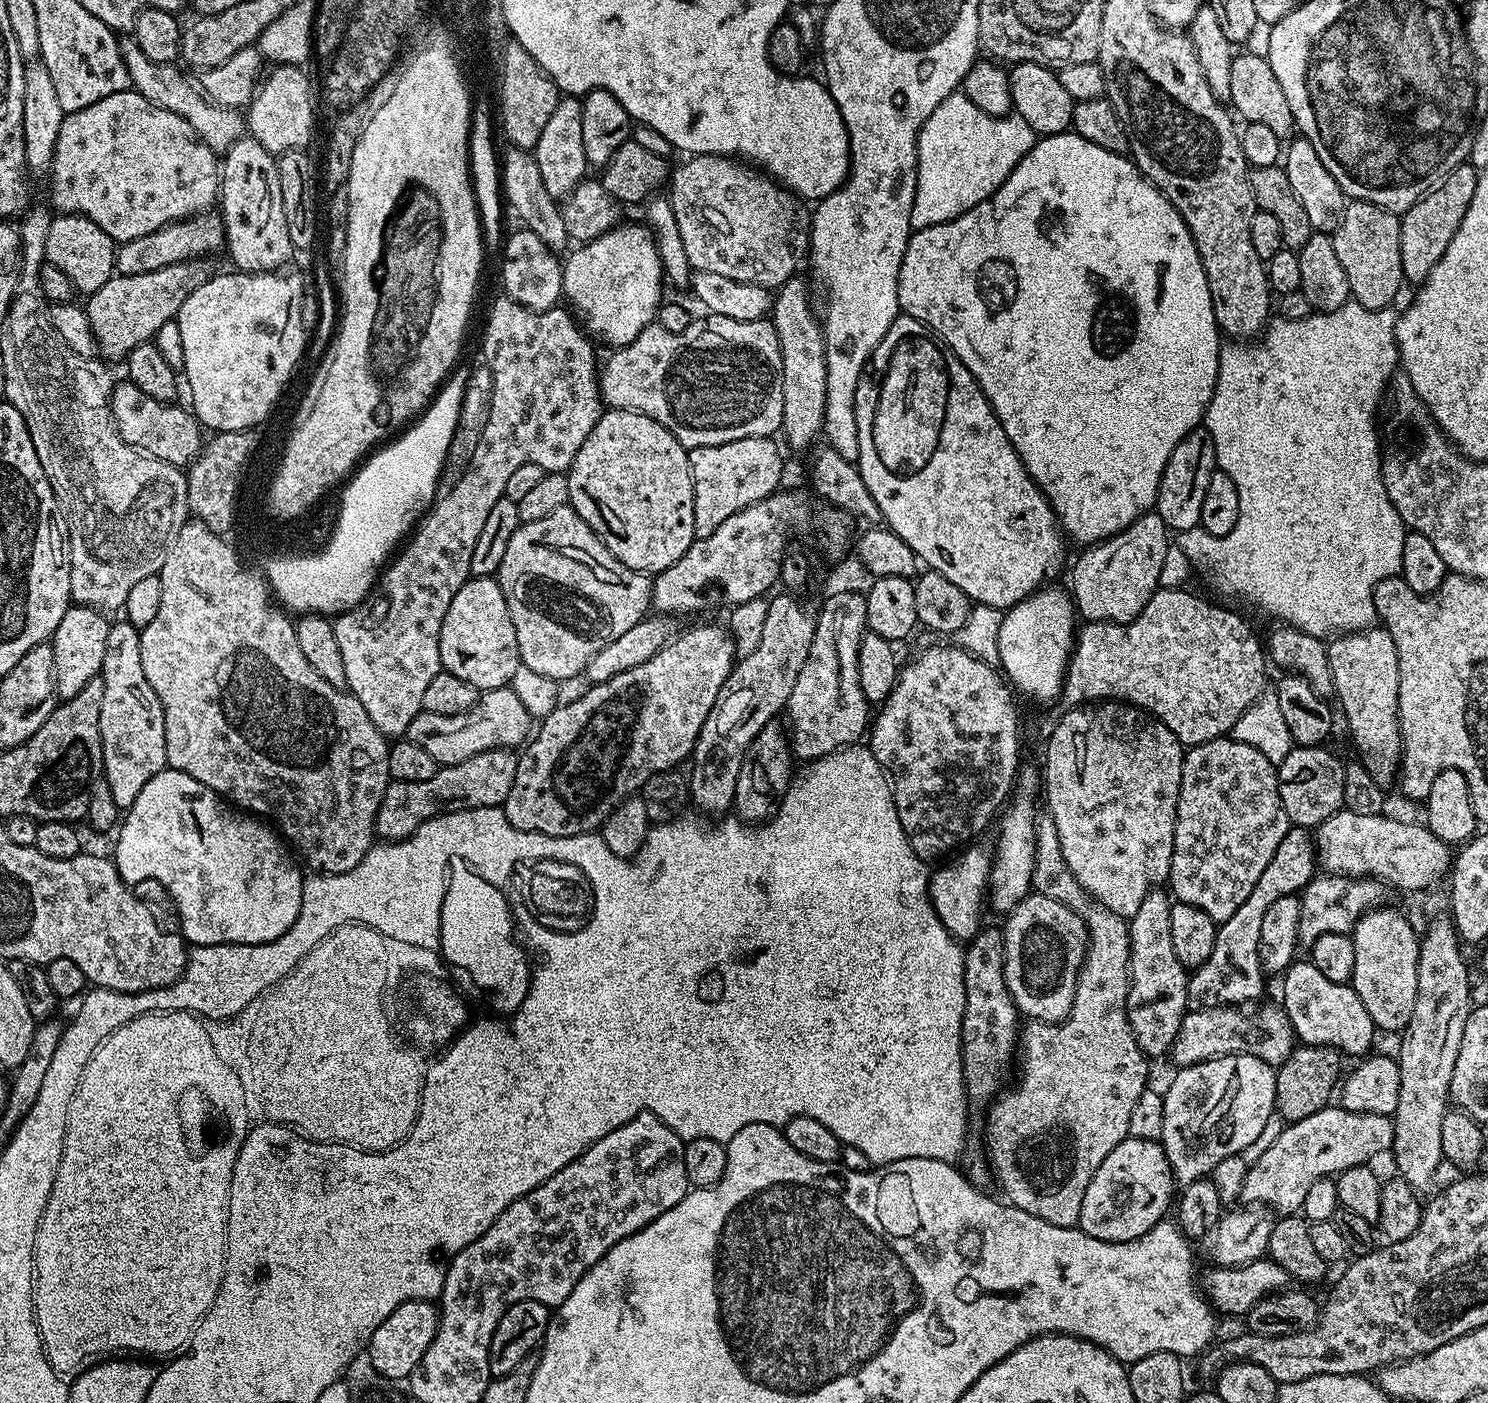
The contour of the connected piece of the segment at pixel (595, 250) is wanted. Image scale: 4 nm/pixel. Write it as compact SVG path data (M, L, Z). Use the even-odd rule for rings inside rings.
M621 222L606 234L573 247L563 261L563 299L569 300L567 303L583 331L593 341L601 340L604 344L612 344L613 349L623 348L624 345L634 342L634 338L638 338L638 334L642 334L646 325L654 320L654 237L651 228L640 224Z

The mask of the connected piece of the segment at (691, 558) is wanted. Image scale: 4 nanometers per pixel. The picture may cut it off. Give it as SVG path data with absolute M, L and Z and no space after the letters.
M777 490L765 500L732 514L714 534L693 540L674 566L653 579L652 608L657 613L681 618L687 612L700 612L710 607L716 600L715 588L728 606L771 593L772 583L780 580L780 563L789 547L788 531L808 512L808 500L802 493L784 491Z

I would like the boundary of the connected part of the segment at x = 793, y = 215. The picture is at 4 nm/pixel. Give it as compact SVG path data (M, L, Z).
M692 156L685 160L688 161L677 172L675 169L671 173L670 199L674 218L678 218L678 234L682 234L680 247L686 250L689 269L722 274L722 278L732 278L734 282L750 282L769 290L779 289L781 284L797 275L799 268L796 267L803 256L805 259L810 248L812 217L809 205L775 179L753 170L739 159Z

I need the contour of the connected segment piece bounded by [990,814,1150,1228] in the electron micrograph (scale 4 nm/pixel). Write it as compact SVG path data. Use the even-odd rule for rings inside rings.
M1047 814L1037 815L1036 818L1032 887L1042 895L1049 896L1066 906L1070 906L1070 910L1074 910L1084 919L1084 924L1088 928L1088 953L1084 956L1084 964L1078 974L1074 1006L1070 1010L1067 1020L1062 1020L1058 1024L1028 1022L1023 1025L1022 1056L1024 1052L1024 1073L1021 1074L1020 1081L1008 1093L1005 1091L991 1105L993 1108L990 1168L994 1173L994 1180L1000 1183L1000 1188L1004 1191L1003 1199L1007 1203L1012 1204L1018 1210L1026 1210L1026 1214L1034 1214L1036 1218L1042 1218L1044 1222L1050 1222L1050 1226L1074 1228L1080 1222L1082 1198L1086 1198L1086 1186L1090 1186L1098 1166L1102 1166L1102 1162L1106 1162L1106 1154L1110 1154L1110 1150L1114 1150L1114 1146L1118 1146L1129 1137L1130 1114L1134 1111L1134 1105L1137 1104L1138 1098L1142 1098L1145 1088L1149 1087L1150 1084L1150 1080L1148 1080L1148 1064L1150 1064L1150 1060L1138 1046L1138 1042L1134 1038L1134 1030L1130 1030L1130 1022L1128 1021L1128 959L1130 958L1128 920L1125 917L1114 914L1110 910L1106 910L1106 906L1102 906L1097 900L1093 900L1092 895L1078 882L1078 878L1074 878L1074 874L1070 874L1070 866L1066 866L1066 858L1062 858L1062 842L1058 842L1058 826L1054 826L1054 818Z

